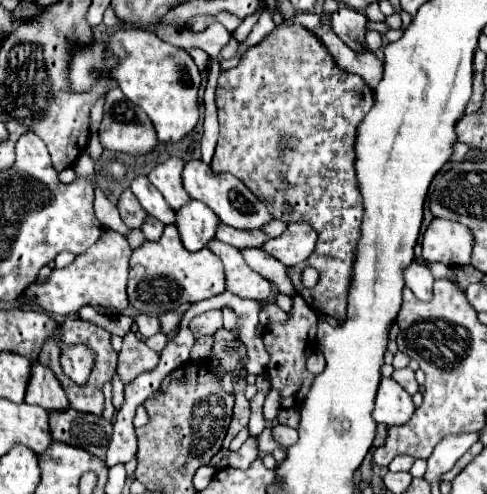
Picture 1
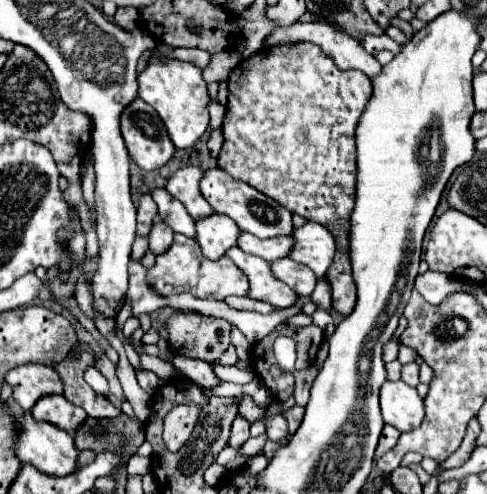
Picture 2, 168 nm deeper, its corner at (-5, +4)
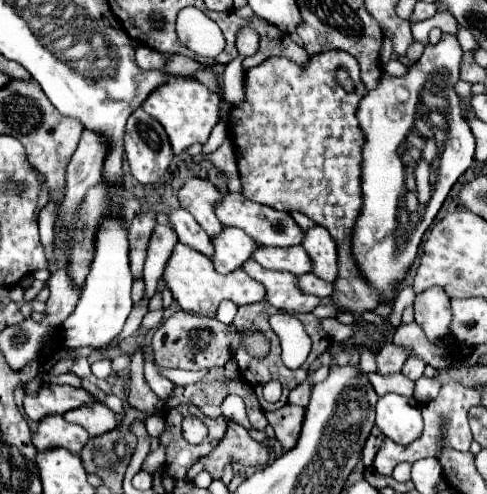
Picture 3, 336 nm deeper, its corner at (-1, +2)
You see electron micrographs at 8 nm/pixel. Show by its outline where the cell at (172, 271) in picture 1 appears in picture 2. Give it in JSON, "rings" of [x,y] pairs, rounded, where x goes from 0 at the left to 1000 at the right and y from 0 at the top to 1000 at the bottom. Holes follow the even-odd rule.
{"rings":[[[359,472],[351,504],[335,516],[322,516],[322,532],[302,549],[302,565],[314,577],[314,585],[331,597],[359,597],[384,589],[409,605],[462,605],[470,597],[507,601],[511,593],[507,557],[491,540],[483,540],[483,532],[470,520],[458,520],[450,528],[421,524],[400,484],[368,472]]]}

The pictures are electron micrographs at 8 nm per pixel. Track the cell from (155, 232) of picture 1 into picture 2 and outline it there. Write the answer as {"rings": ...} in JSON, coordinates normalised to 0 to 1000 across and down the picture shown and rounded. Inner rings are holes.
{"rings":[[[322,447],[306,472],[306,504],[314,516],[331,516],[331,508],[343,508],[355,492],[355,464],[347,464],[335,447]]]}

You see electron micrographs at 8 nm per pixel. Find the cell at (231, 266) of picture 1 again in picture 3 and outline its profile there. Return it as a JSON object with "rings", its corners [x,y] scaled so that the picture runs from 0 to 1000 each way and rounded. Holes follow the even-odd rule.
{"rings":[[[507,524],[495,545],[536,577],[544,577],[544,609],[552,609],[573,630],[634,634],[655,617],[655,601],[626,597],[606,577],[606,557],[589,549],[540,545],[528,528]]]}

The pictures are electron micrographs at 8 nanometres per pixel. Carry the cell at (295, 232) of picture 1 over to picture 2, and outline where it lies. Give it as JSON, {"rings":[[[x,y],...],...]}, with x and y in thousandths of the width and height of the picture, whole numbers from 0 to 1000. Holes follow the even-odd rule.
{"rings":[[[634,447],[618,464],[606,464],[602,484],[606,500],[598,508],[598,524],[639,540],[651,561],[667,561],[688,516],[684,476],[663,455]]]}

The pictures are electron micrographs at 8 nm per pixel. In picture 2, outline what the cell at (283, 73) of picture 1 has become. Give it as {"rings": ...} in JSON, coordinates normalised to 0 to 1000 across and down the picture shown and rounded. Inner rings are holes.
{"rings":[[[643,87],[548,95],[495,123],[470,152],[470,209],[458,245],[462,289],[446,322],[450,338],[474,358],[511,370],[598,431],[676,460],[692,492],[692,512],[704,516],[700,524],[684,524],[671,549],[671,569],[684,581],[684,626],[700,638],[717,638],[733,613],[733,581],[725,581],[713,508],[717,439],[729,419],[729,257],[758,200],[762,160],[741,144],[700,144],[659,95]]]}

